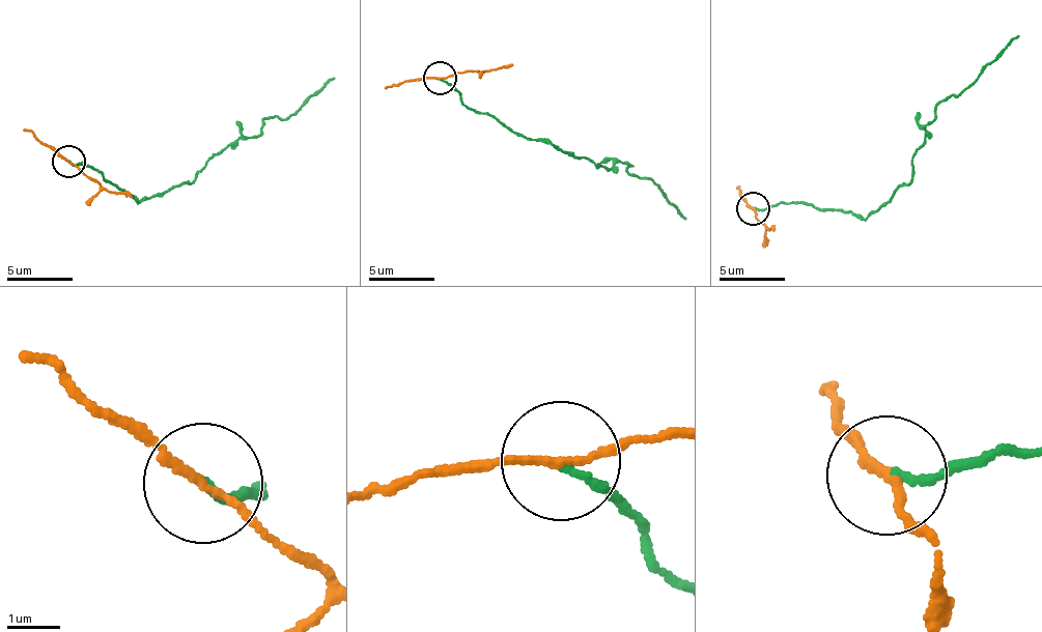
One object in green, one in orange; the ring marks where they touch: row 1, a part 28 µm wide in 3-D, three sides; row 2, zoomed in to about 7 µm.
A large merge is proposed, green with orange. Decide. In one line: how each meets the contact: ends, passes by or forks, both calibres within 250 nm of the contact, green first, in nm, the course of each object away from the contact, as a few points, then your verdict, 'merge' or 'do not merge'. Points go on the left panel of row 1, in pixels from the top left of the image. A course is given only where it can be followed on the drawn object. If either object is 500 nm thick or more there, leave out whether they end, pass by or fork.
green ends | orange passes by | 150/130 nm | green via (68, 161), (146, 200), (191, 183), (209, 159), (254, 139), (265, 118), (296, 116), (336, 79) | orange via (68, 161), (110, 192), (134, 196) | do not merge

